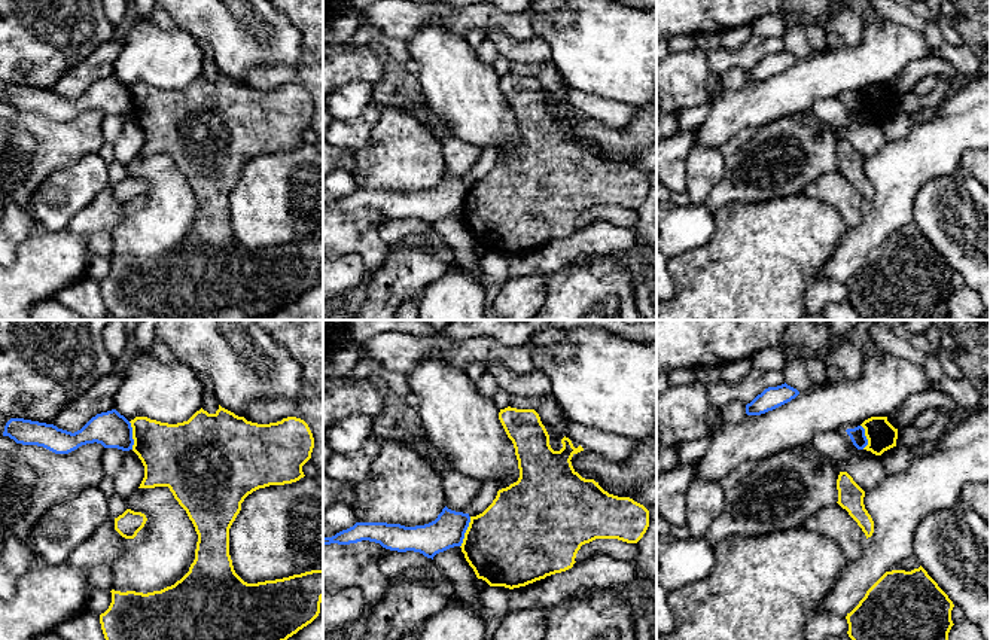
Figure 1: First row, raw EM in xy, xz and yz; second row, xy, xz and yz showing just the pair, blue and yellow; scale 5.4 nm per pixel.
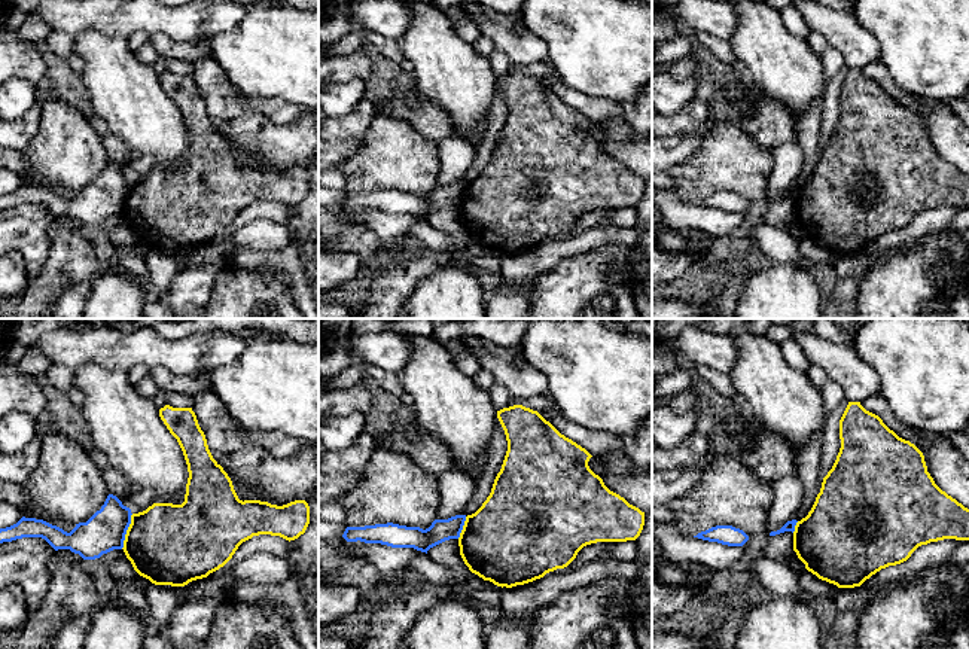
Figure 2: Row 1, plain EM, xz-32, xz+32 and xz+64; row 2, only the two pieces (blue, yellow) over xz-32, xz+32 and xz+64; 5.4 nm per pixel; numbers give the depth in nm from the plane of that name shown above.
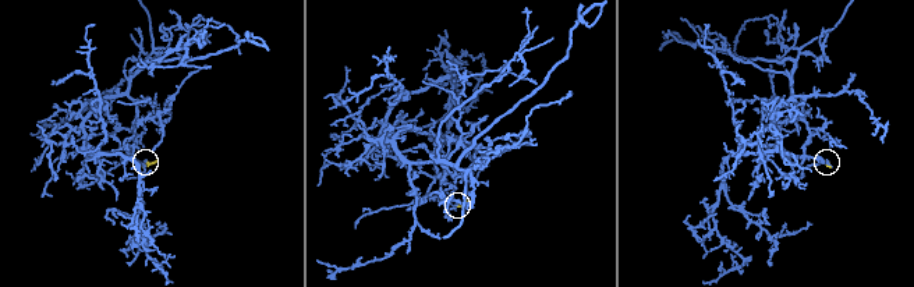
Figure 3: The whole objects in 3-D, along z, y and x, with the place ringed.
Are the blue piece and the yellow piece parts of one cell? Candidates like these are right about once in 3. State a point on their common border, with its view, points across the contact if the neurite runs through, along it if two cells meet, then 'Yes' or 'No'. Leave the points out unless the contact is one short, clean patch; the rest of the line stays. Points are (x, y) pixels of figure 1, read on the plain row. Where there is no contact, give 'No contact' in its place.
Touches blue at xz (465, 198). Boundary: xz (471, 183), (460, 213). No

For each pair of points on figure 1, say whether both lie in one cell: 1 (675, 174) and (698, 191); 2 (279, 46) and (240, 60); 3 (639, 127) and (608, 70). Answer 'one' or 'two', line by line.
1: two
2: one
3: two

